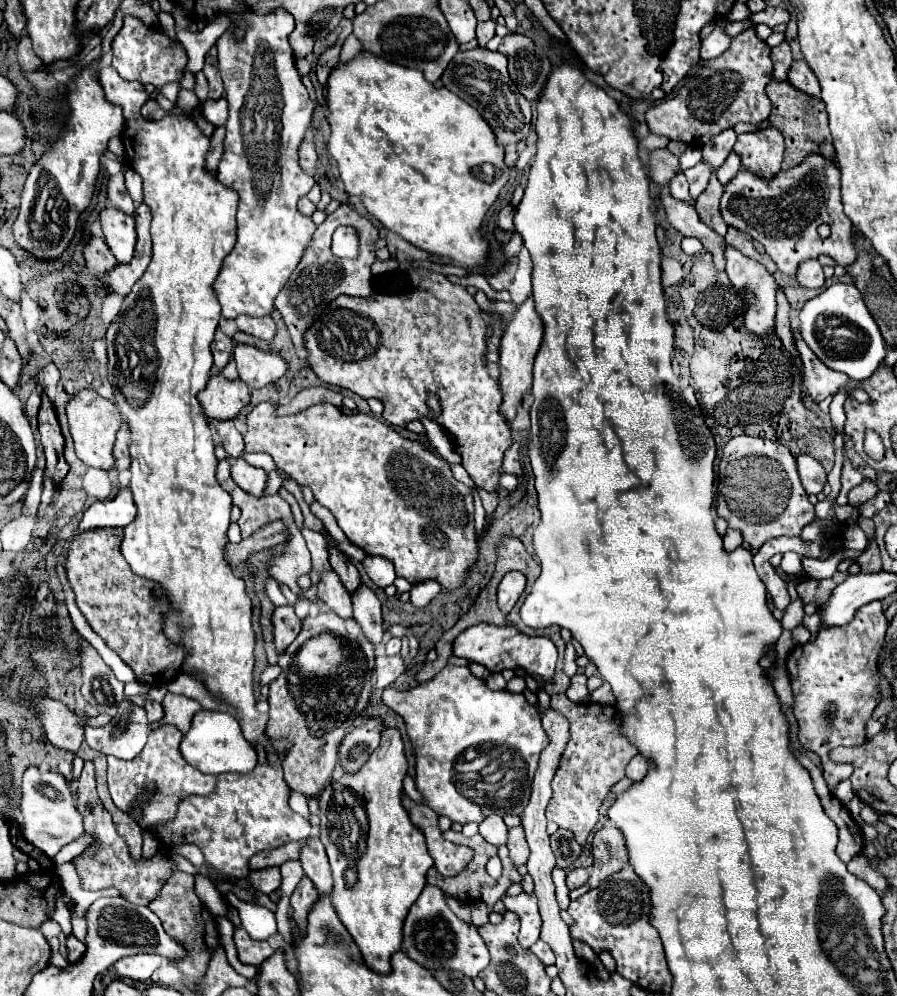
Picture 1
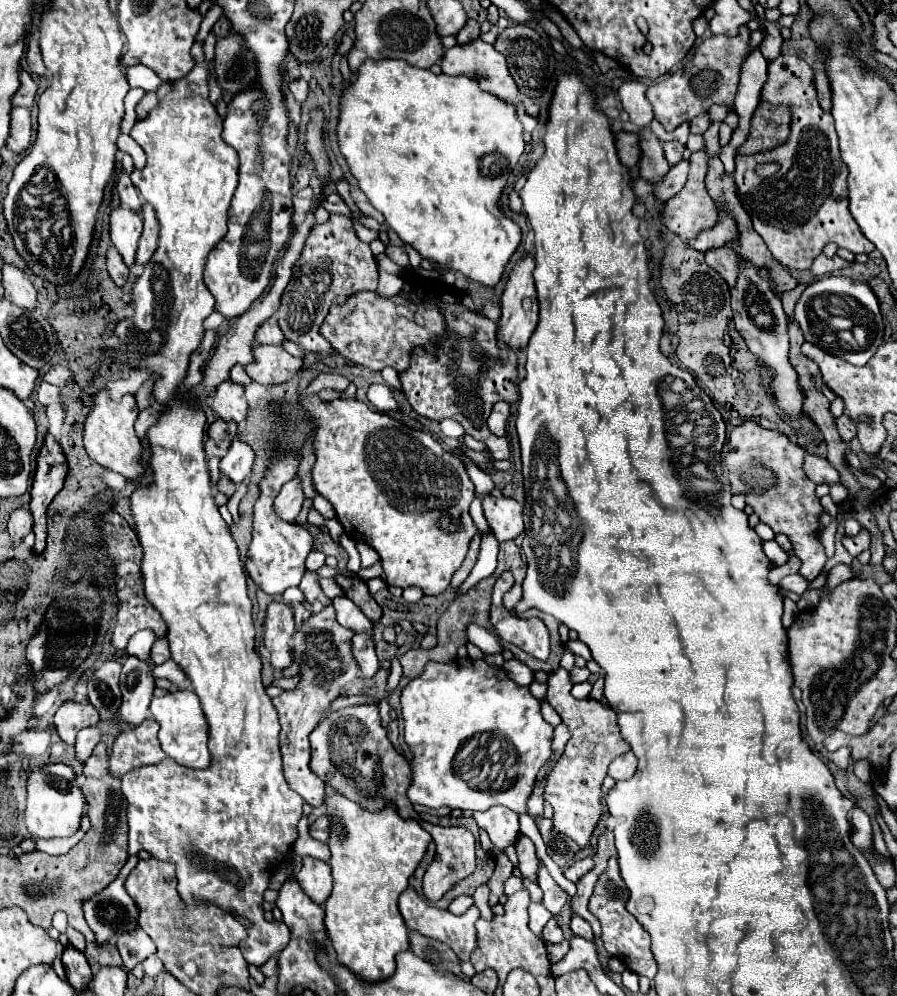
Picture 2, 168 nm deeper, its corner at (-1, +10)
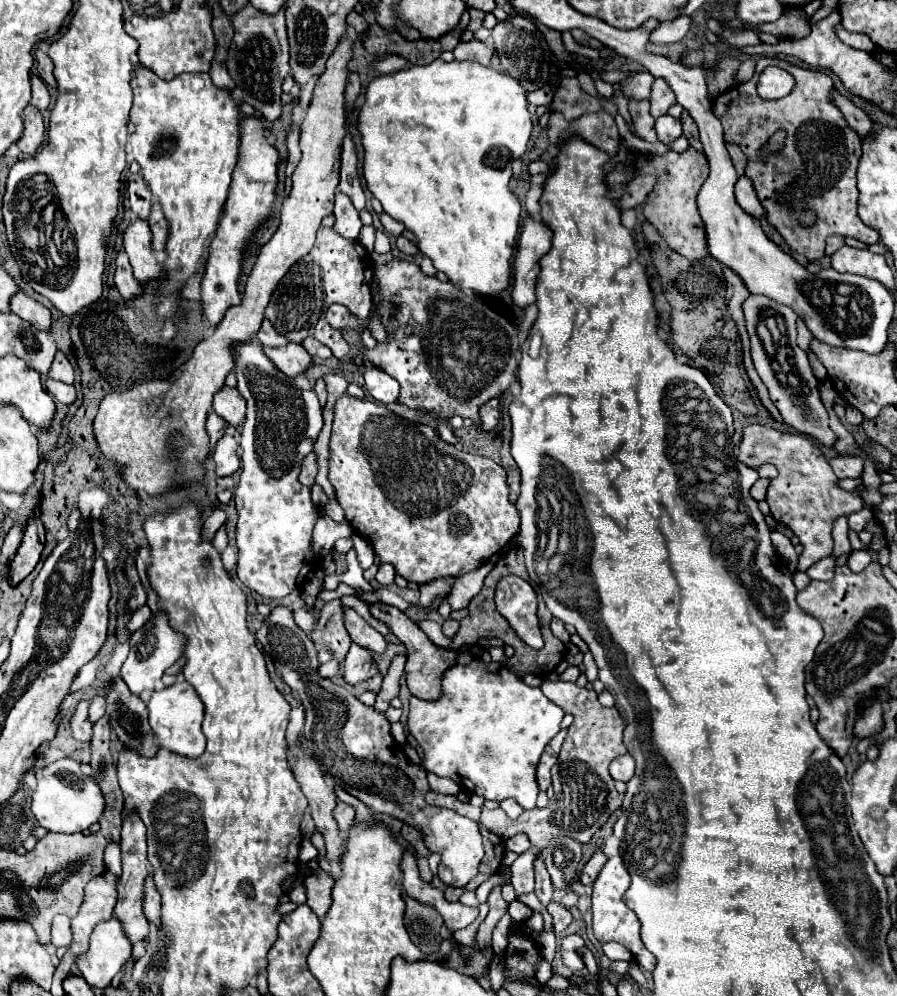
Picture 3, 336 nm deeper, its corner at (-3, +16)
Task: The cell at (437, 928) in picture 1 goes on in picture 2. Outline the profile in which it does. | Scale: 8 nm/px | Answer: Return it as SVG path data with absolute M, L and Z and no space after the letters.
M409 886L401 896L399 896L399 910L405 918L405 924L409 930L417 930L423 936L429 938L437 938L439 942L445 942L451 946L451 950L461 958L461 960L469 960L469 954L473 952L475 946L475 920L479 918L479 910L477 906L471 906L463 916L455 916L449 910L439 910L435 906L431 906L423 896L419 896L415 892L413 886Z

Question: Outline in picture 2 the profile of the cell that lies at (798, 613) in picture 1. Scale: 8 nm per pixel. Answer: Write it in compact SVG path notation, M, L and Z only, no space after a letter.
M743 422L729 434L725 462L729 466L733 494L743 492L747 496L747 504L755 508L761 522L771 526L777 534L783 532L791 540L793 552L803 562L799 574L807 580L815 580L827 562L825 548L819 540L819 518L823 514L823 506L815 496L817 484L803 472L805 456L807 450L789 442L785 434L765 430L757 422Z

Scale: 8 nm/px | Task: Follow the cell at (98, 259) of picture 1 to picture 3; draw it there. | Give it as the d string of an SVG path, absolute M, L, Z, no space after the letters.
M119 250L117 254L117 272L115 272L115 286L121 292L123 300L131 300L135 296L139 296L141 292L141 284L133 278L133 270L129 264L129 258L123 250Z

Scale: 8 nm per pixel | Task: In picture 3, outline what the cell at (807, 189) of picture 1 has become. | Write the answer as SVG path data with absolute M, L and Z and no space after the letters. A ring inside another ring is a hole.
M761 58L749 82L729 88L713 102L713 112L725 128L725 140L739 144L747 156L745 174L751 178L757 198L767 212L767 222L781 234L793 252L805 256L809 262L823 258L825 238L829 234L851 236L867 246L879 242L879 234L867 228L857 216L855 172L861 158L861 136L849 128L843 114L829 104L831 86L831 78L821 70L807 70L779 58ZM771 64L797 78L791 94L779 100L763 100L757 94L757 80L763 68ZM779 128L787 132L783 152L771 156L765 164L759 162L759 148ZM805 210L815 212L813 226L803 226L799 222Z

